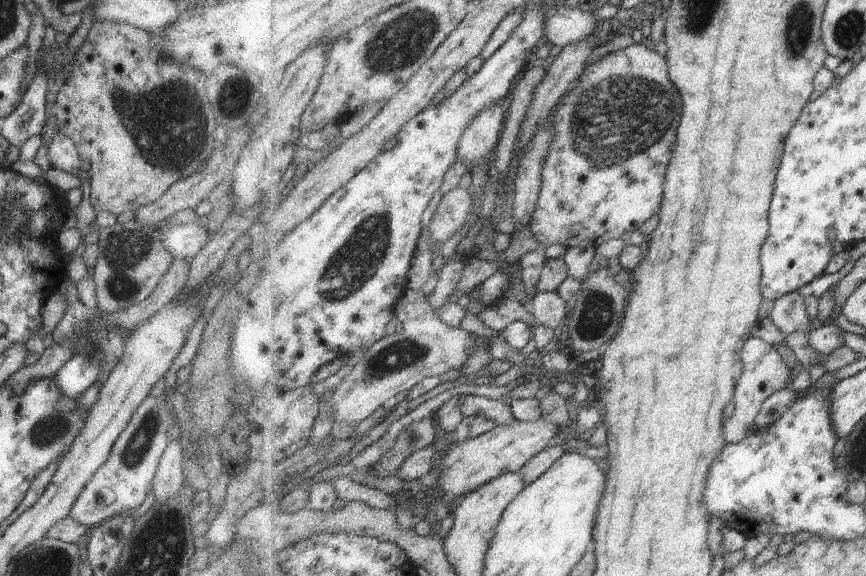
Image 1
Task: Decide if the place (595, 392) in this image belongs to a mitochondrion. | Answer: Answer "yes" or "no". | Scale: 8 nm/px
no

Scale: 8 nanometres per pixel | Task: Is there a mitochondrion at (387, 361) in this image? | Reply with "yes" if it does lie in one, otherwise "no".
yes

